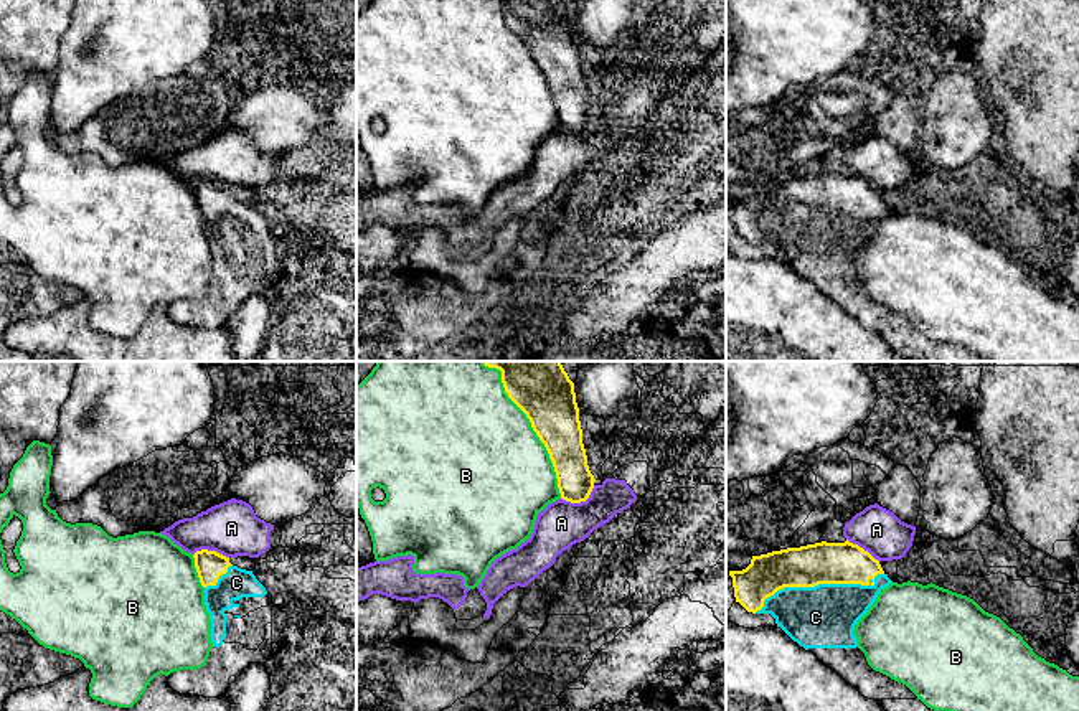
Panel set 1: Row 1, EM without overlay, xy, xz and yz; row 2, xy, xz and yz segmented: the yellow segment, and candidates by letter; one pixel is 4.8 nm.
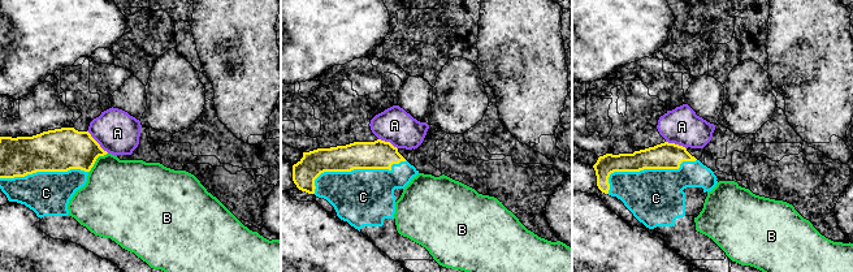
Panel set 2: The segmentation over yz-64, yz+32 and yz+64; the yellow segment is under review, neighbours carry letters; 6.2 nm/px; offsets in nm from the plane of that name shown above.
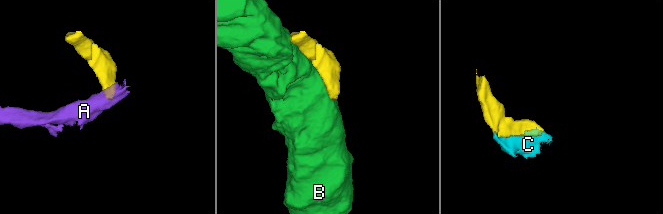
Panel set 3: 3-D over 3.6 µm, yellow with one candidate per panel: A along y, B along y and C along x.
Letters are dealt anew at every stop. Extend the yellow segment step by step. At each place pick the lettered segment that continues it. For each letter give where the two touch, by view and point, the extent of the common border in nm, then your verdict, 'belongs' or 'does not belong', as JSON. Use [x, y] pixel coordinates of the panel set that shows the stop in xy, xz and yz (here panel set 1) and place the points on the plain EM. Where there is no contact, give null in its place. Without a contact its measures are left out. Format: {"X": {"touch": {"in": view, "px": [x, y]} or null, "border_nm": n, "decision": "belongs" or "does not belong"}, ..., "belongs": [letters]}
{"A": {"touch": {"in": "xz", "px": [579, 132]}, "border_nm": 180, "decision": "does not belong"}, "B": {"touch": {"in": "xz", "px": [537, 65]}, "border_nm": 700, "decision": "does not belong"}, "C": {"touch": {"in": "yz", "px": [817, 215]}, "border_nm": 650, "decision": "belongs"}, "belongs": ["C"]}

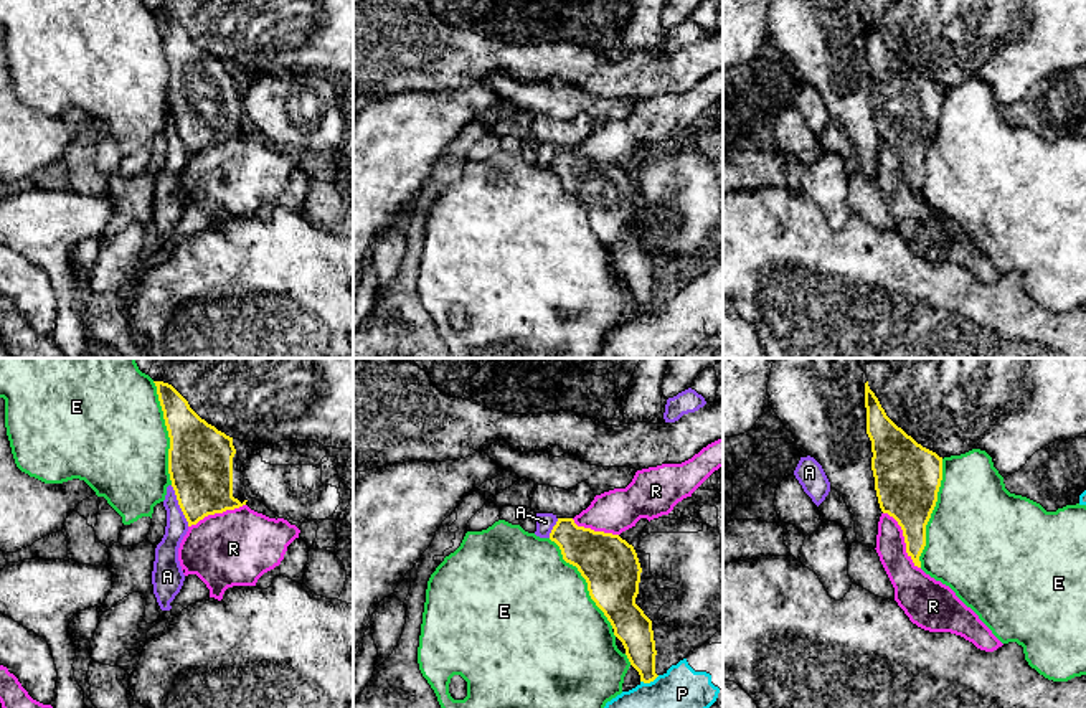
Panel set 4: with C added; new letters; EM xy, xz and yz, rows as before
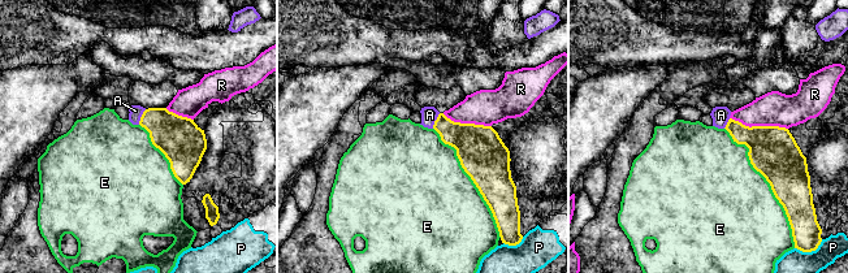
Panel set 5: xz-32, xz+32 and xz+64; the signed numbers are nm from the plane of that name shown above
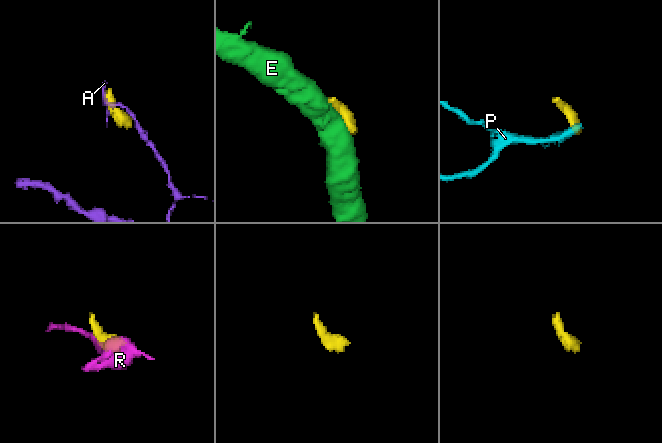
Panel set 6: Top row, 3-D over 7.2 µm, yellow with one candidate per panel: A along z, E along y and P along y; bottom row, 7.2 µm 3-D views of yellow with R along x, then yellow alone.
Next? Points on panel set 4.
{"A": {"touch": {"in": "xy", "px": [179, 134]}, "border_nm": 220, "decision": "does not belong"}, "E": {"touch": {"in": "yz", "px": [931, 142]}, "border_nm": 550, "decision": "does not belong"}, "P": {"touch": {"in": "xz", "px": [649, 312]}, "border_nm": 100, "decision": "does not belong"}, "R": {"touch": {"in": "yz", "px": [905, 169]}, "border_nm": 340, "decision": "does not belong"}, "belongs": []}

